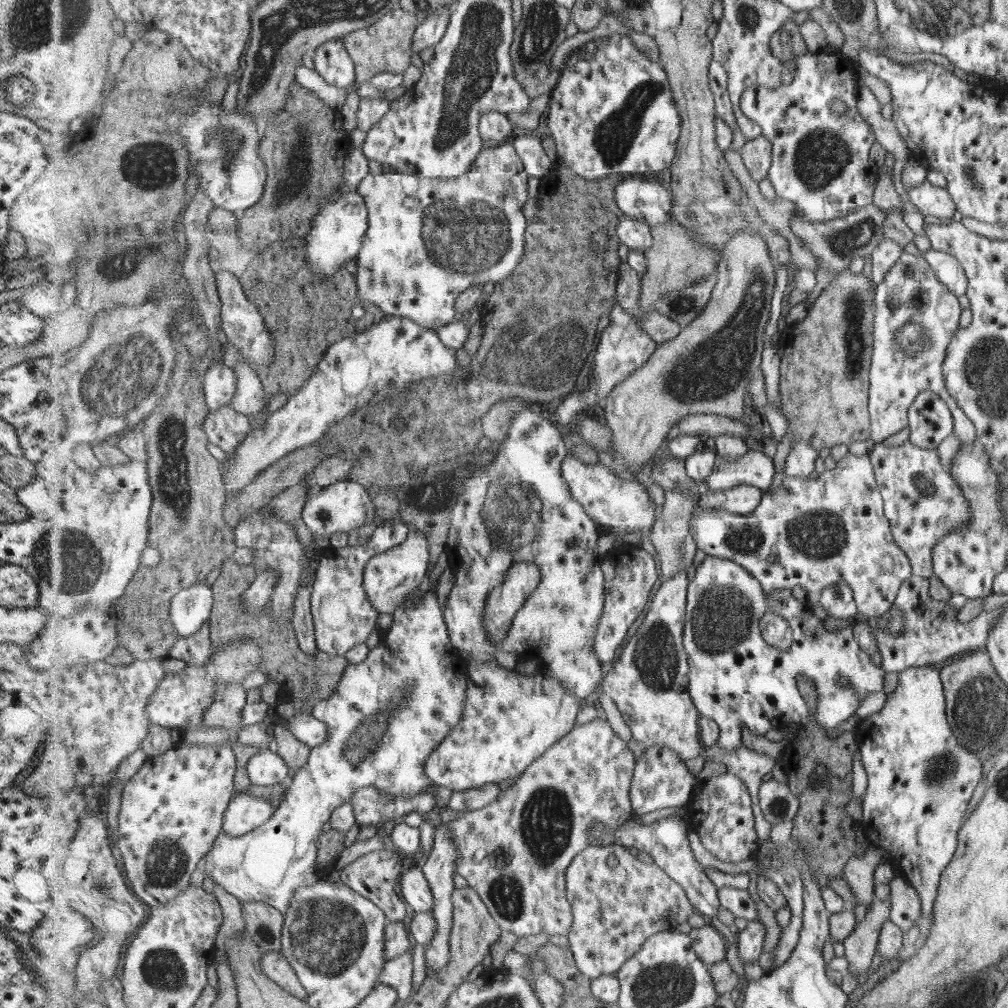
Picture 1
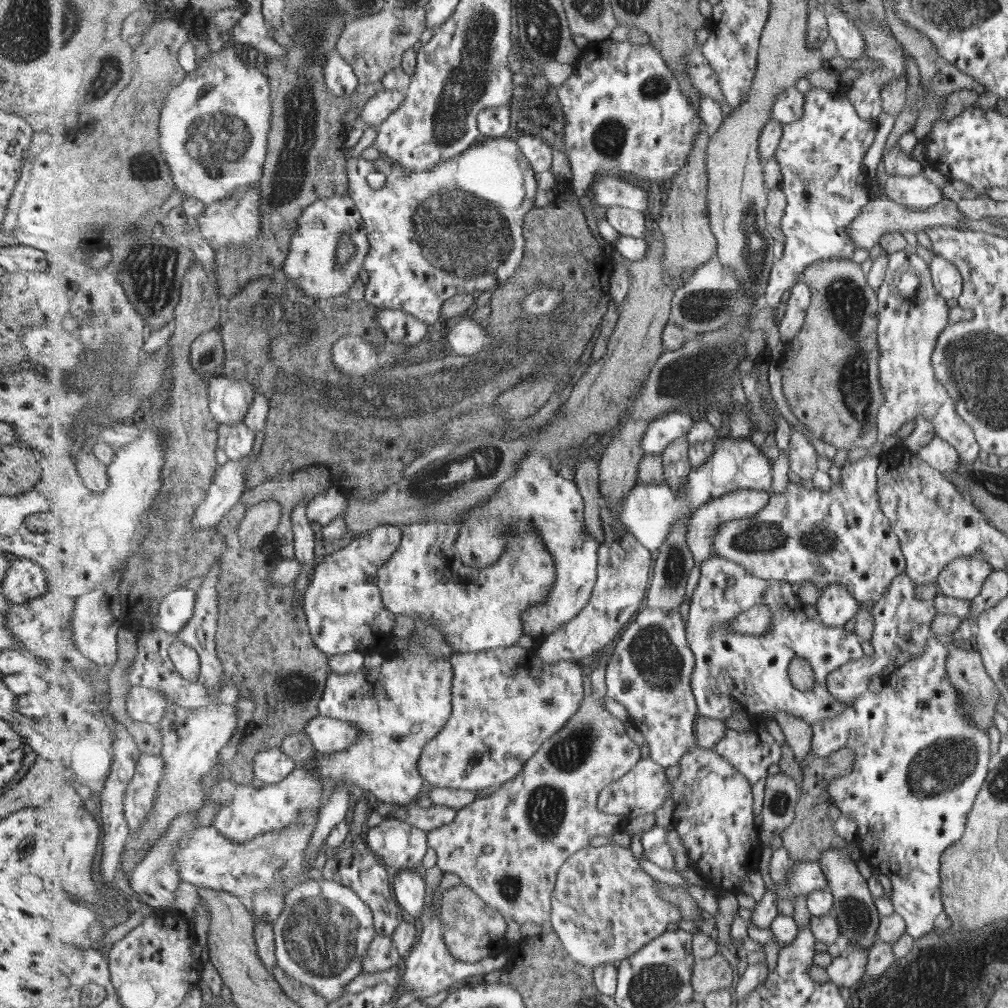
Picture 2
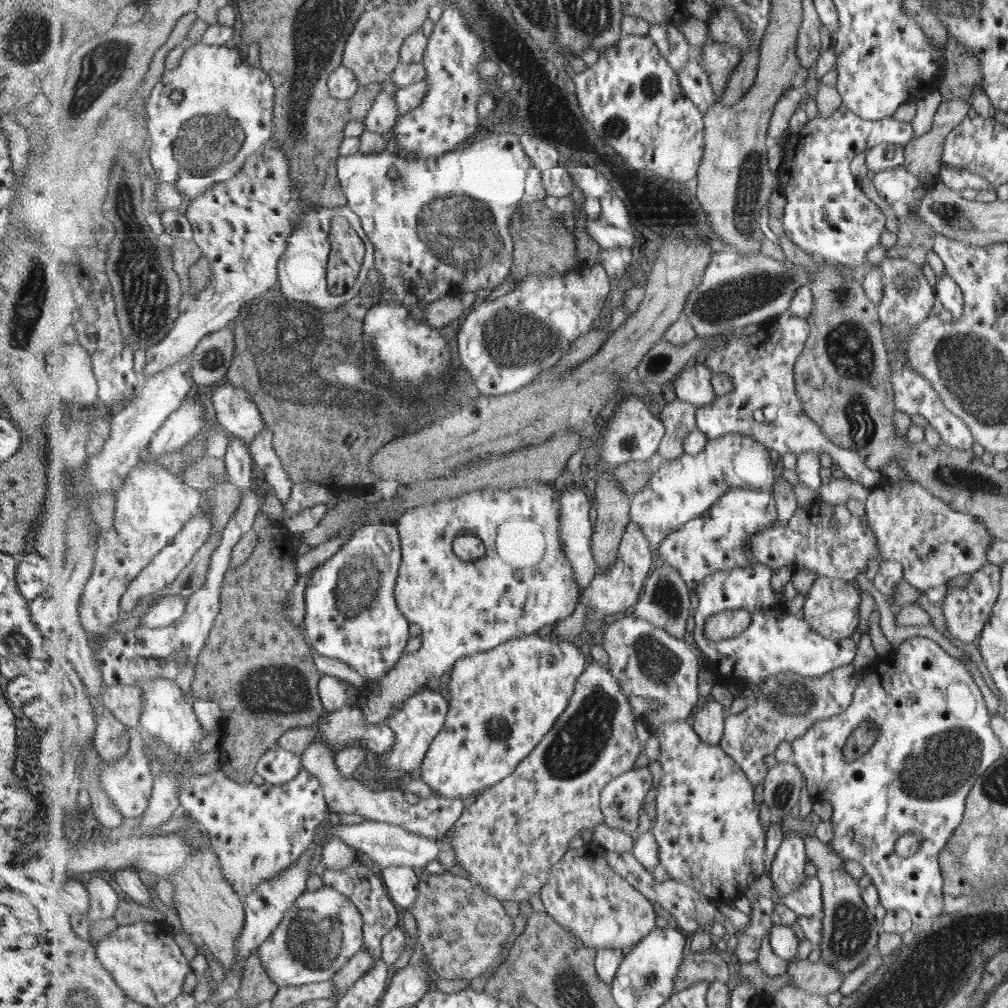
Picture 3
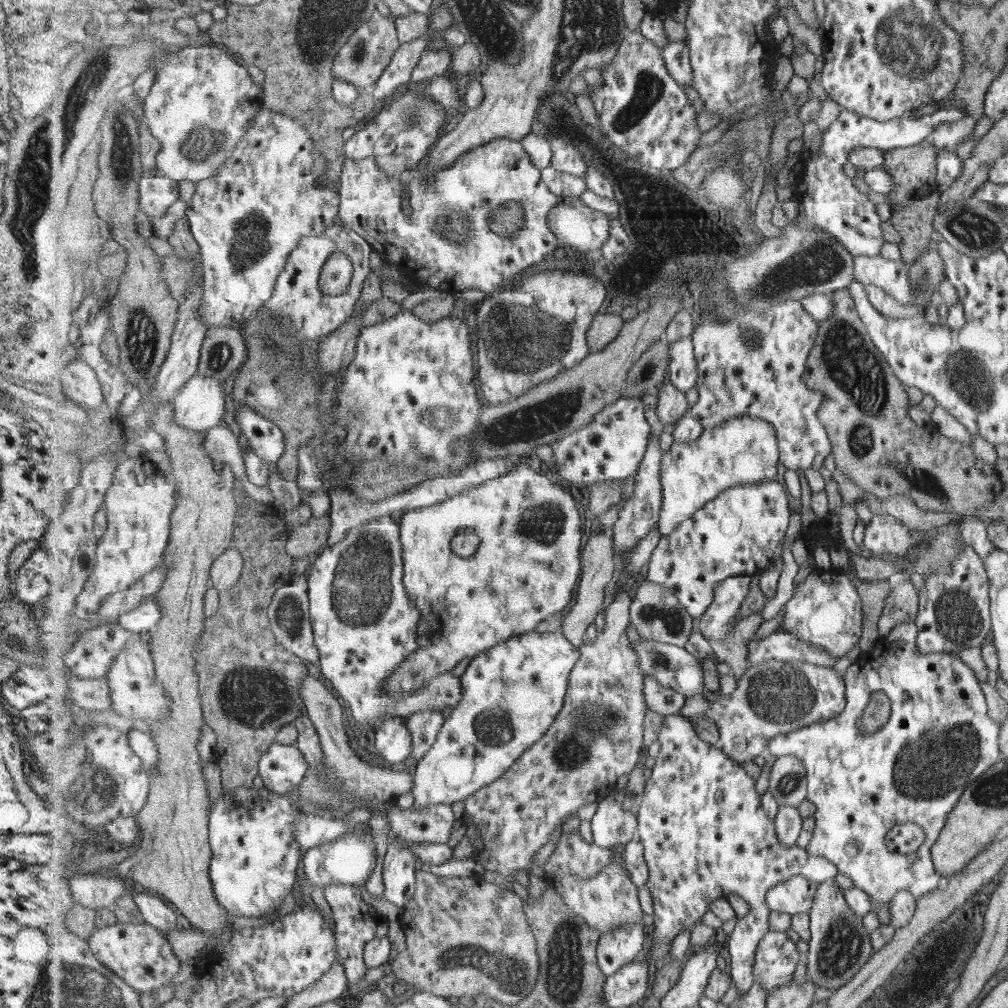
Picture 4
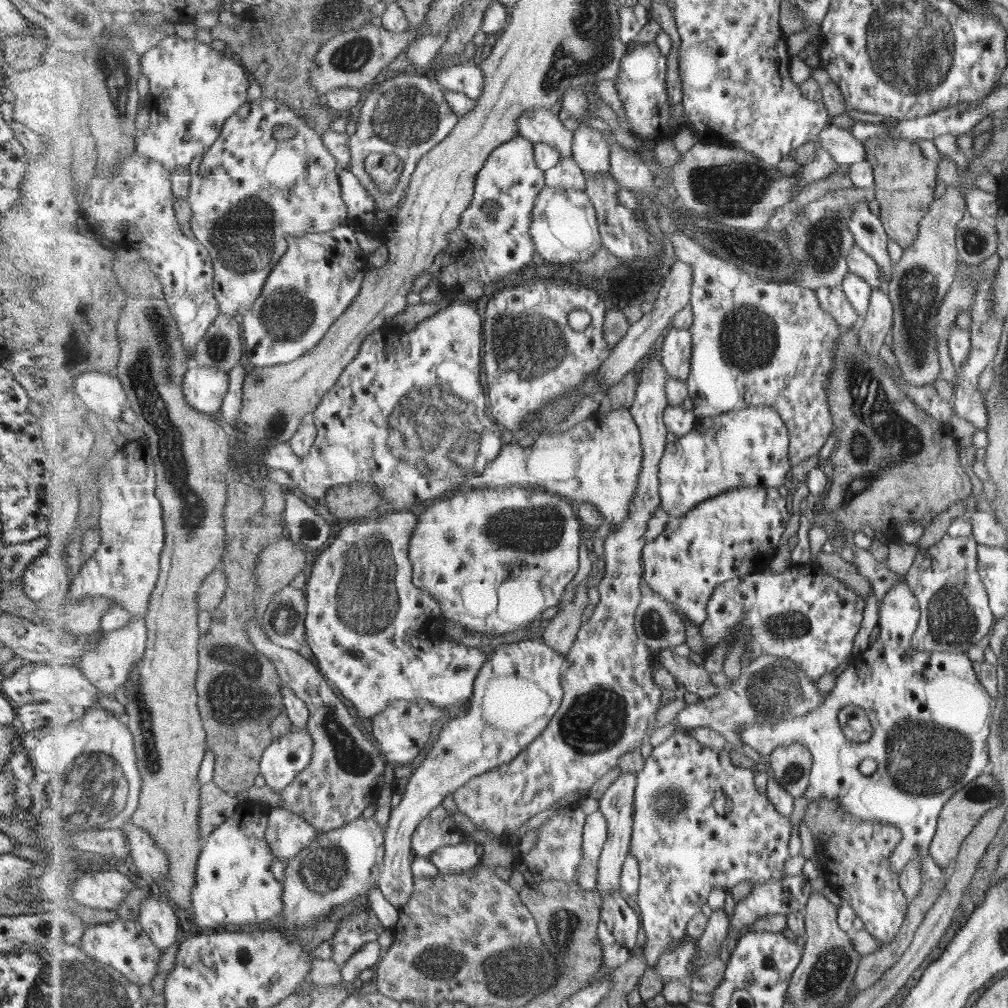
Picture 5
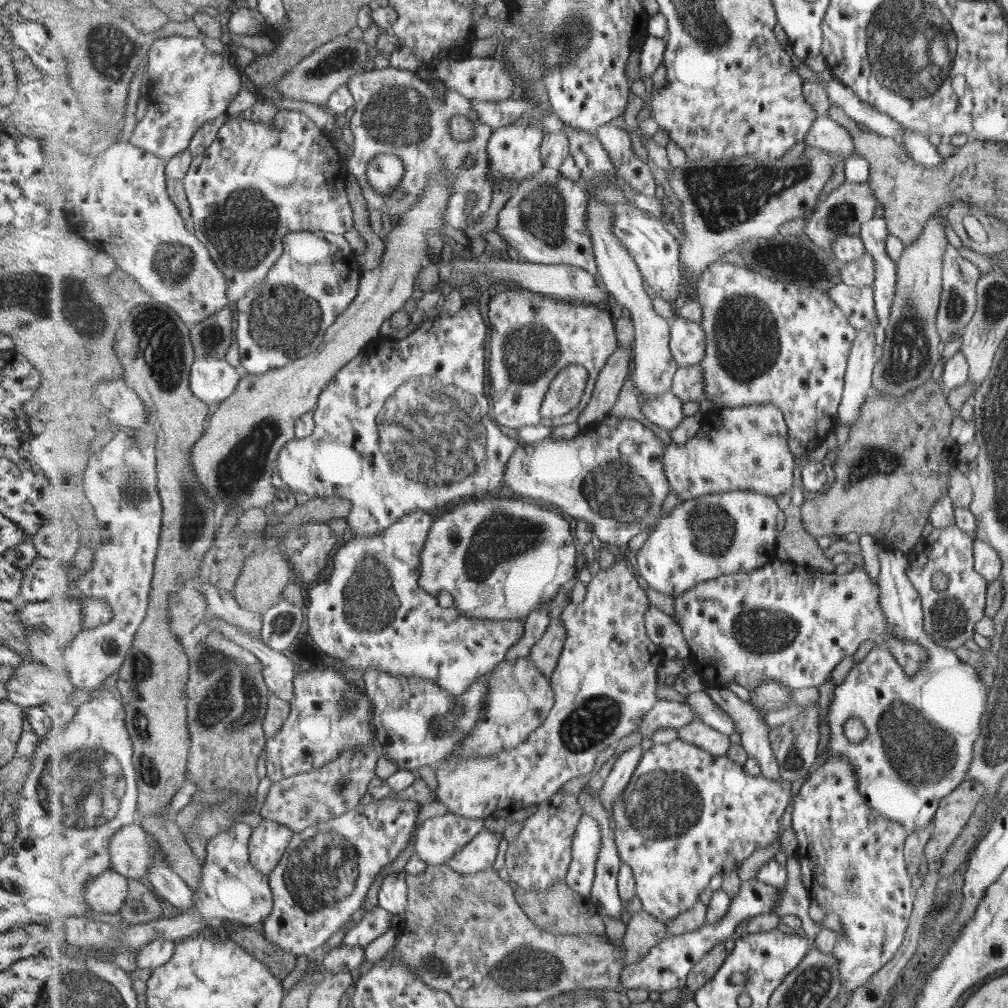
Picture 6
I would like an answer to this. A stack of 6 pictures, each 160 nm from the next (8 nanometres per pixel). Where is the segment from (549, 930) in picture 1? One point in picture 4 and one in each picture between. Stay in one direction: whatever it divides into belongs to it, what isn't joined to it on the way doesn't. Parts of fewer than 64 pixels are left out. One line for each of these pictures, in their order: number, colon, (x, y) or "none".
2: (509, 847)
3: (509, 839)
4: (597, 737)

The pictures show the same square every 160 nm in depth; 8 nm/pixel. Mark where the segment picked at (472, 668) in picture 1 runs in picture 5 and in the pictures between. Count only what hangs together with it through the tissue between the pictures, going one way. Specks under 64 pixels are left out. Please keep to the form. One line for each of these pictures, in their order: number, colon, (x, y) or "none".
2: (507, 702)
3: (503, 702)
4: (512, 693)
5: (517, 693)

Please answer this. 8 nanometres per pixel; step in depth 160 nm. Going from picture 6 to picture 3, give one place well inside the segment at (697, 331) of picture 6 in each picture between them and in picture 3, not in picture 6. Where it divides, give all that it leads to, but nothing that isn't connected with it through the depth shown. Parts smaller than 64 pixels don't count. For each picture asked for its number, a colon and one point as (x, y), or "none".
3: (693, 384)
4: (683, 367)
5: (678, 346)

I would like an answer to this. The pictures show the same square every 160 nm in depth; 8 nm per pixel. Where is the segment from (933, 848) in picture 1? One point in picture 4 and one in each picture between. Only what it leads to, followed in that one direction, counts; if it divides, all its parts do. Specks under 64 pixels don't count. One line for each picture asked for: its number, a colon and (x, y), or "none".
2: (920, 760)
3: (934, 741)
4: (913, 736)

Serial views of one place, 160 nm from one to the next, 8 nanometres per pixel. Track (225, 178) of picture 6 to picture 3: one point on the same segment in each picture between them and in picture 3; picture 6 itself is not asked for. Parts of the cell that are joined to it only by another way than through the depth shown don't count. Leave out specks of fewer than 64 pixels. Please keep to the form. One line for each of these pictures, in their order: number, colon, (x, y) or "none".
3: (243, 225)
4: (248, 218)
5: (250, 187)

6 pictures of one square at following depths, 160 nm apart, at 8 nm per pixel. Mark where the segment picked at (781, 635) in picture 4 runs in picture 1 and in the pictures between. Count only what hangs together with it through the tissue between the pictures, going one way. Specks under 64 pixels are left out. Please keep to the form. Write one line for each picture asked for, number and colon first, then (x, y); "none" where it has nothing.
1: (737, 678)
2: (734, 672)
3: (766, 649)

